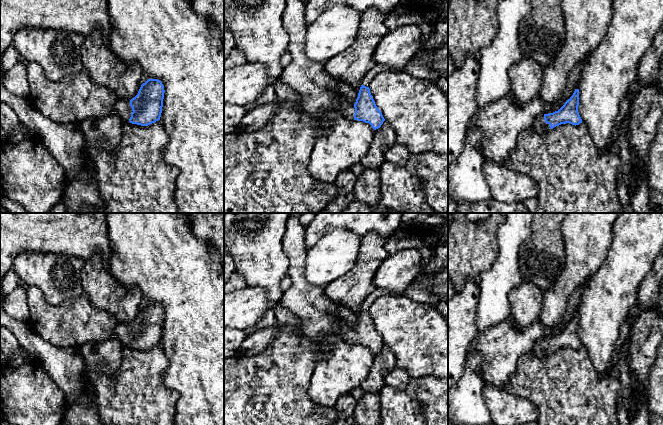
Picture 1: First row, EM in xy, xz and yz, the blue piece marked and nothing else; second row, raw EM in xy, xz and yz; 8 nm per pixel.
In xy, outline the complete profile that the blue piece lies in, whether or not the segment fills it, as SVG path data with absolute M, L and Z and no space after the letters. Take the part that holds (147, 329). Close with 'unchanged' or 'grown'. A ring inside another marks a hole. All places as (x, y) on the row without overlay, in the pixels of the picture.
M148 303L141 309L134 322L119 323L113 331L113 337L132 348L148 350L160 344L164 316L164 310L160 304Z; grown

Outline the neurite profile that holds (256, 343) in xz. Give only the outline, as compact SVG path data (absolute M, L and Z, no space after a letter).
M273 327L246 336L241 344L239 355L252 356L263 352L276 336Z

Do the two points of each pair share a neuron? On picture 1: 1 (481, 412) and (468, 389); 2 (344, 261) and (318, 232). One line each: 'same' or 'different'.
1: same
2: different

